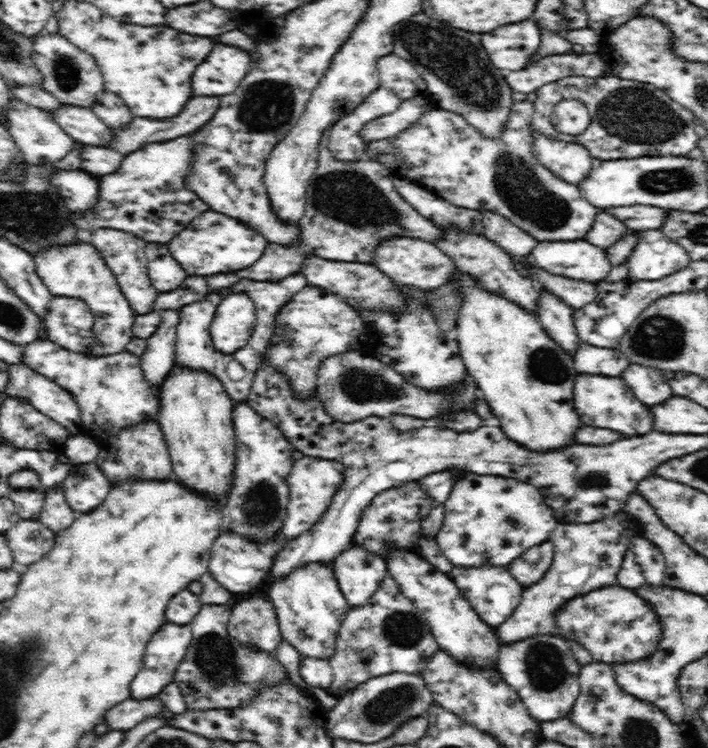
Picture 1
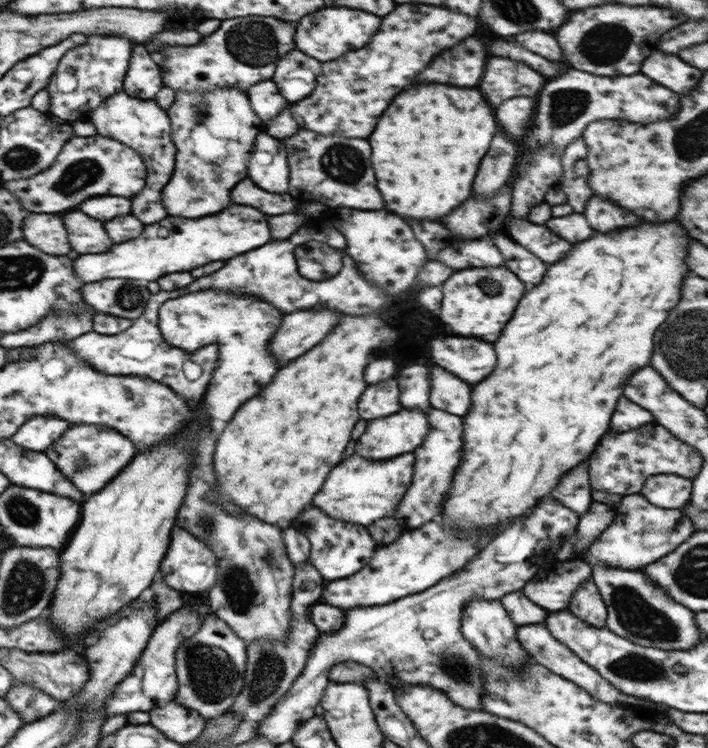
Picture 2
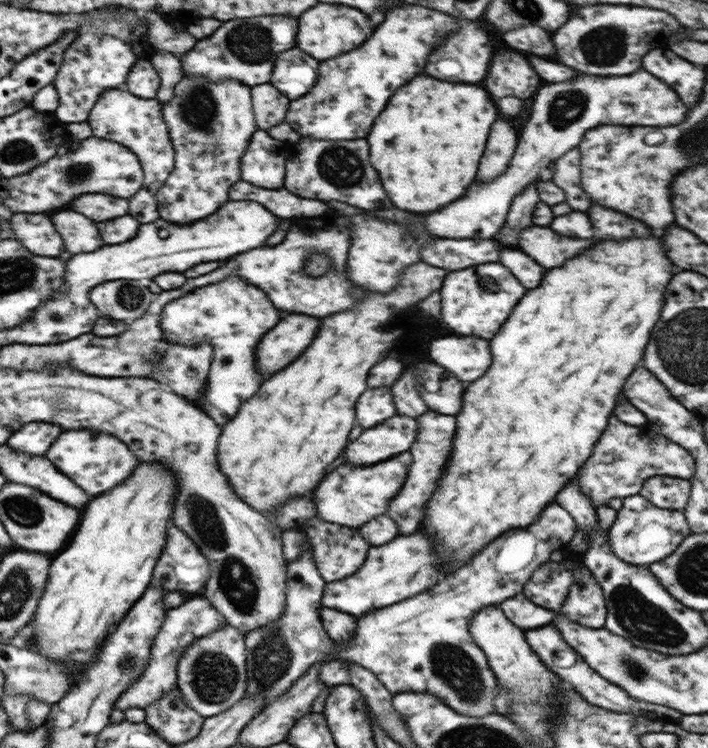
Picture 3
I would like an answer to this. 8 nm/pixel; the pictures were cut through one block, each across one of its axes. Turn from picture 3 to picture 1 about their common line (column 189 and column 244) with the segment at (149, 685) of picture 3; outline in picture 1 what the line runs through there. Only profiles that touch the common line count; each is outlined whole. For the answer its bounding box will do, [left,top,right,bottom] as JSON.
[228,595,283,654]

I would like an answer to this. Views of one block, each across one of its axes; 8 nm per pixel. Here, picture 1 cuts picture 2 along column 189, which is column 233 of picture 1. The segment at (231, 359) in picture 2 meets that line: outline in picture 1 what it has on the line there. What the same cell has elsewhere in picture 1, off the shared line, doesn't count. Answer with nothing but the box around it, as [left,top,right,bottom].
[210,294,256,354]

